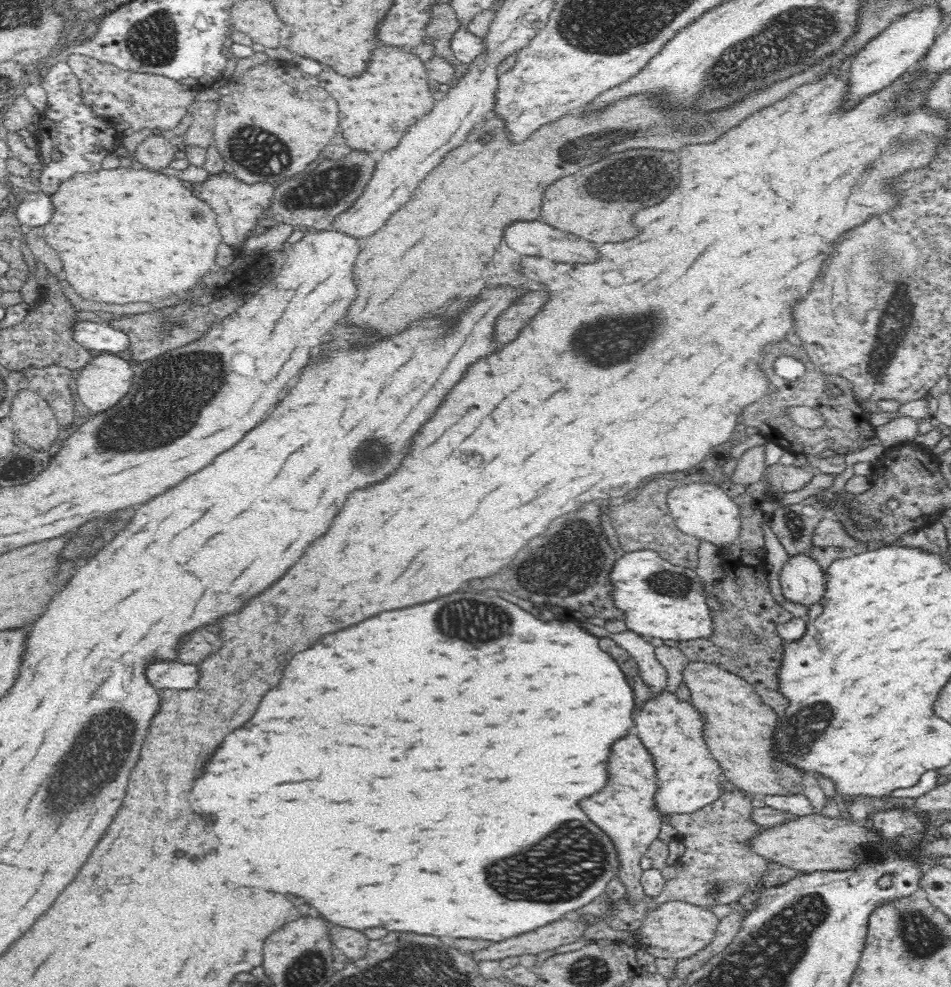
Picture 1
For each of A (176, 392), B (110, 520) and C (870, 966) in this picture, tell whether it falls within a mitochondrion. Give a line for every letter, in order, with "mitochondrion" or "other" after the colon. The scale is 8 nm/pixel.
A: mitochondrion
B: other
C: other

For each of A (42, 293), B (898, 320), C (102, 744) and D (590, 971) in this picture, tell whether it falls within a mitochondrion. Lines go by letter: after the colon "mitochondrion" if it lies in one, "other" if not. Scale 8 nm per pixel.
A: other
B: mitochondrion
C: mitochondrion
D: mitochondrion

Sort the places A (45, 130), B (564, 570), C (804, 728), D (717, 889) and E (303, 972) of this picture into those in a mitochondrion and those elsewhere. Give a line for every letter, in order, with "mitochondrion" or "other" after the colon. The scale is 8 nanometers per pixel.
A: other
B: mitochondrion
C: mitochondrion
D: mitochondrion
E: mitochondrion

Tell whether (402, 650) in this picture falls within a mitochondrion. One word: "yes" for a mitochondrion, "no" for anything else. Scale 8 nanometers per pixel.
no

